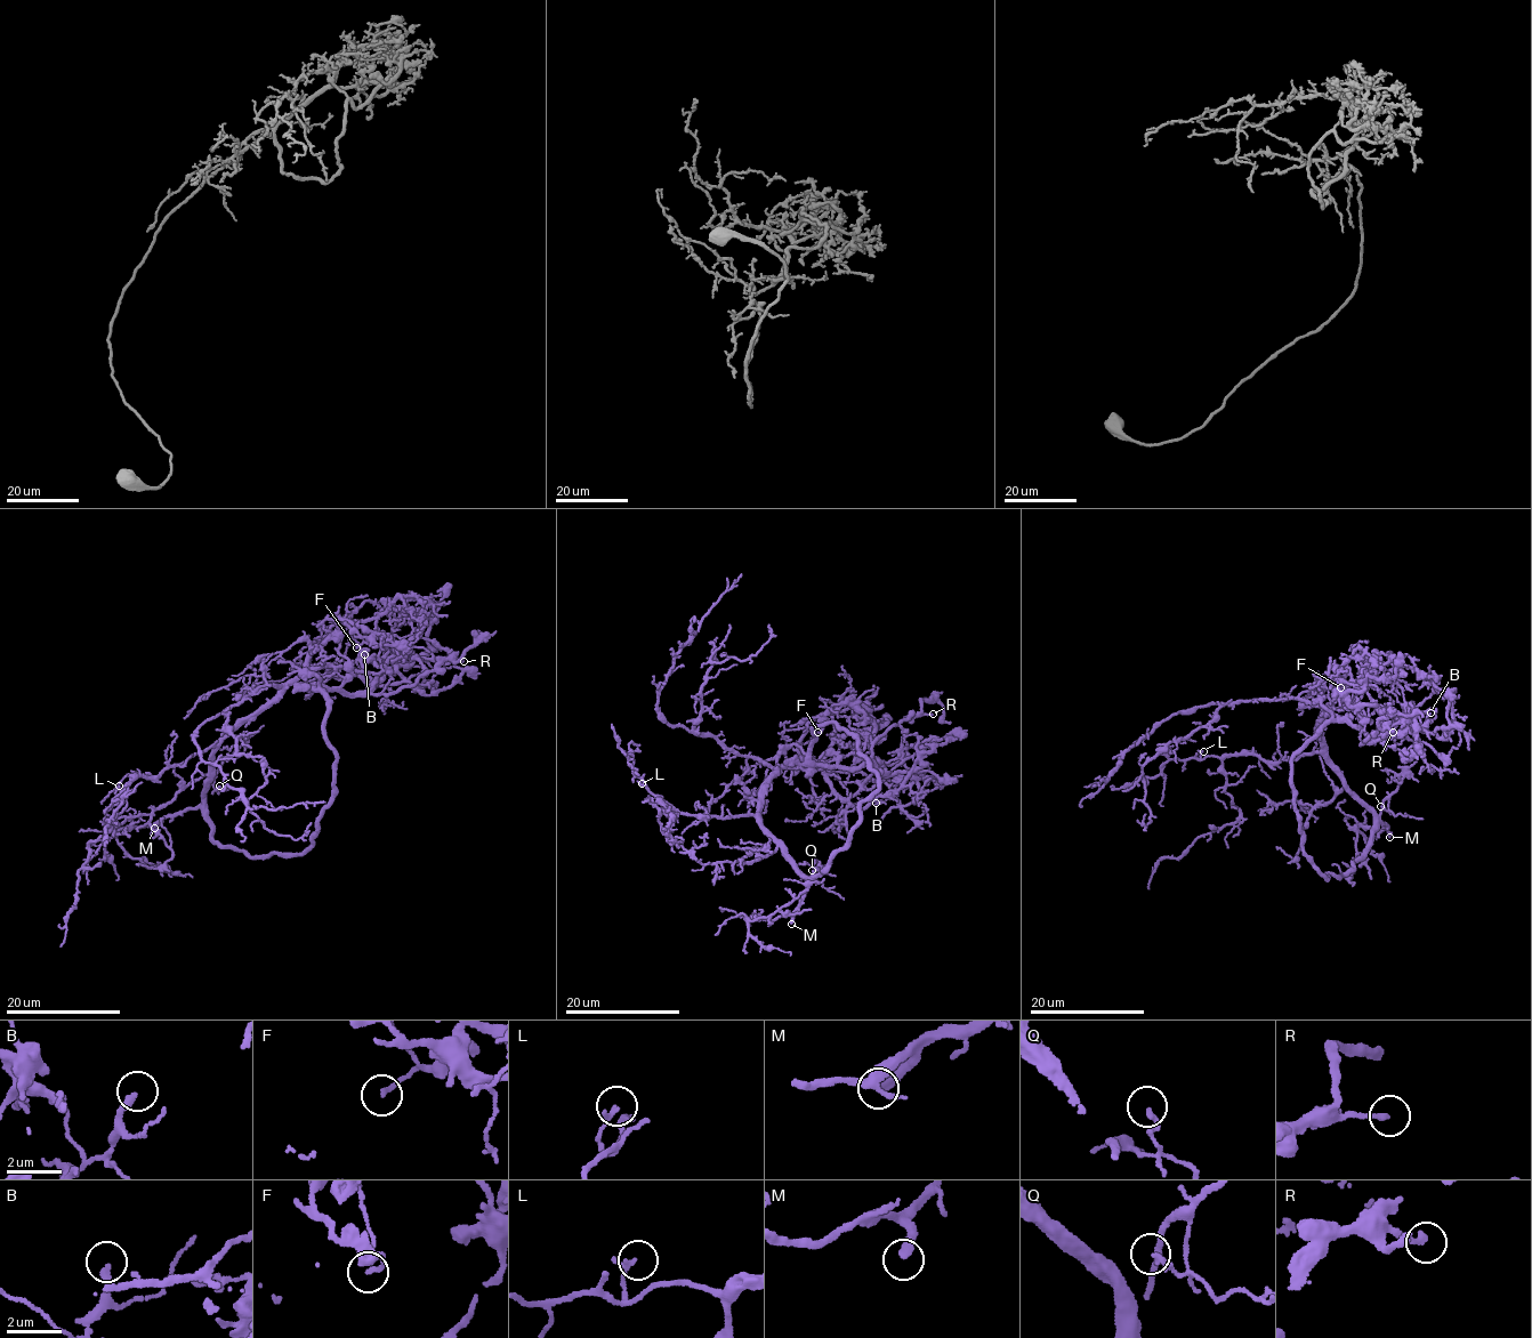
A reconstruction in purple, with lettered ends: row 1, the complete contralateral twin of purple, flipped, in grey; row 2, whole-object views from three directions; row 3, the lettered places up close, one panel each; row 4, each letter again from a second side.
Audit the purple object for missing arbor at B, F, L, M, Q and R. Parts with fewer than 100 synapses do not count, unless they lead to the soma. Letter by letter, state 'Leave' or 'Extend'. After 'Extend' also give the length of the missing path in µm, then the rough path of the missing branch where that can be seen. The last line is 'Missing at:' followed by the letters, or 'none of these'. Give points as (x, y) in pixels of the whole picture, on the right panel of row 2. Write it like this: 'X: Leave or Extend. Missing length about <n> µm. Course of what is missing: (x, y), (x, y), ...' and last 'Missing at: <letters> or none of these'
B: Leave
F: Leave
L: Leave
M: Extend. Missing length about 120 µm
Q: Leave
R: Leave
Missing at: M

